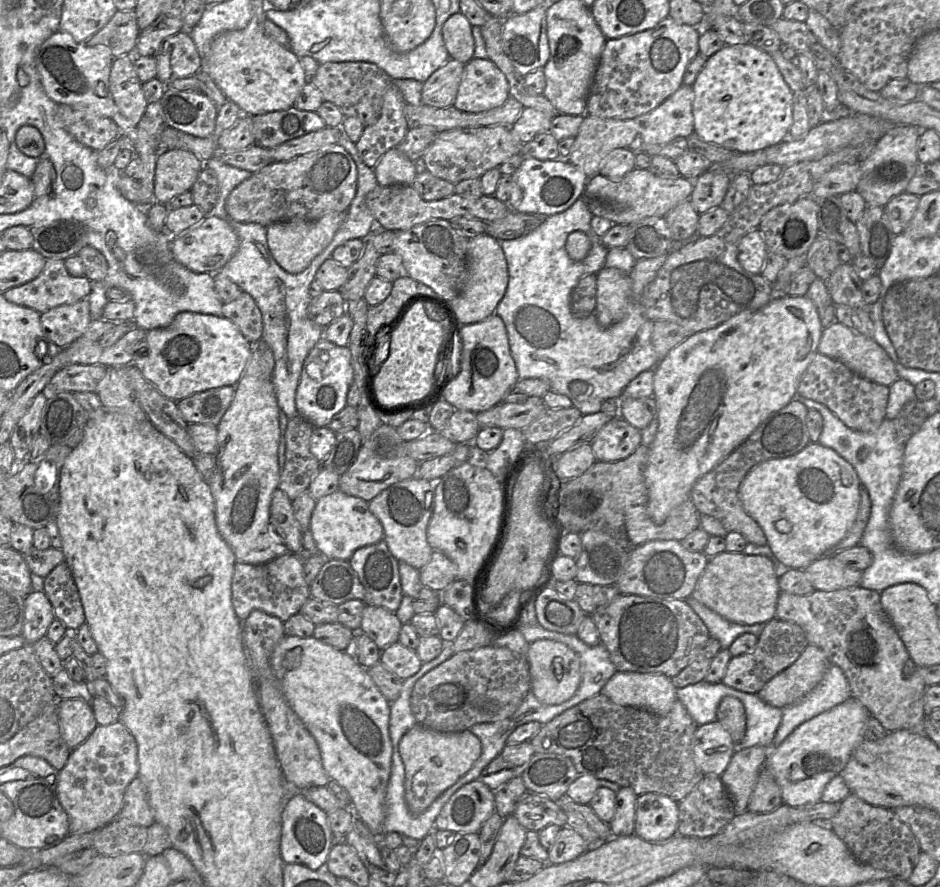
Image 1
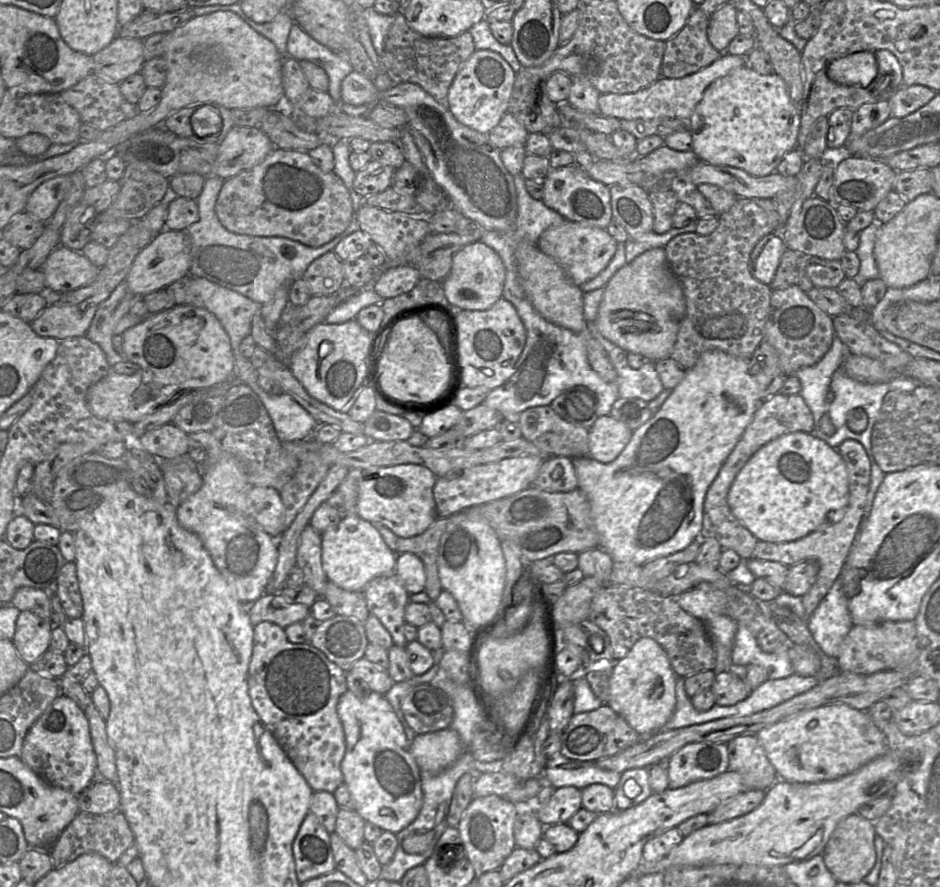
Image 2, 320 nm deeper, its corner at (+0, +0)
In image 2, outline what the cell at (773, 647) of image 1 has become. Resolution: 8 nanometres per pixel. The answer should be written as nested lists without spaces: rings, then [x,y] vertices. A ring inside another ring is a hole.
[[[730,671],[716,673],[710,689],[715,704],[719,706],[734,705],[747,698],[752,692],[743,680]]]

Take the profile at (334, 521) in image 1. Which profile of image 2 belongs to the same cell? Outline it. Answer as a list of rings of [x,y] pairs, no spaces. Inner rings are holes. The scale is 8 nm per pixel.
[[[342,515],[337,526],[321,534],[322,567],[329,581],[347,591],[362,592],[374,578],[395,574],[396,556],[380,532],[369,521],[355,515]]]

